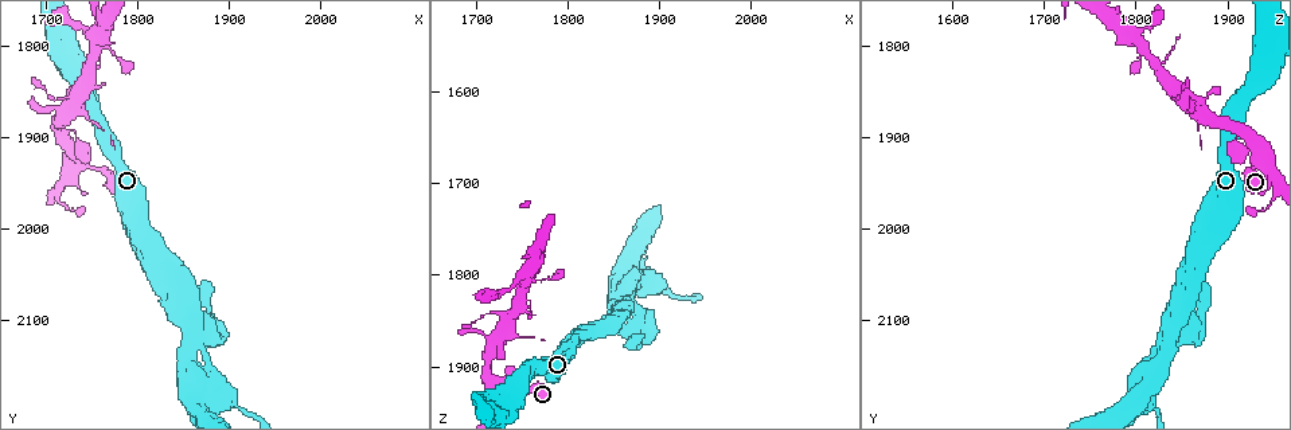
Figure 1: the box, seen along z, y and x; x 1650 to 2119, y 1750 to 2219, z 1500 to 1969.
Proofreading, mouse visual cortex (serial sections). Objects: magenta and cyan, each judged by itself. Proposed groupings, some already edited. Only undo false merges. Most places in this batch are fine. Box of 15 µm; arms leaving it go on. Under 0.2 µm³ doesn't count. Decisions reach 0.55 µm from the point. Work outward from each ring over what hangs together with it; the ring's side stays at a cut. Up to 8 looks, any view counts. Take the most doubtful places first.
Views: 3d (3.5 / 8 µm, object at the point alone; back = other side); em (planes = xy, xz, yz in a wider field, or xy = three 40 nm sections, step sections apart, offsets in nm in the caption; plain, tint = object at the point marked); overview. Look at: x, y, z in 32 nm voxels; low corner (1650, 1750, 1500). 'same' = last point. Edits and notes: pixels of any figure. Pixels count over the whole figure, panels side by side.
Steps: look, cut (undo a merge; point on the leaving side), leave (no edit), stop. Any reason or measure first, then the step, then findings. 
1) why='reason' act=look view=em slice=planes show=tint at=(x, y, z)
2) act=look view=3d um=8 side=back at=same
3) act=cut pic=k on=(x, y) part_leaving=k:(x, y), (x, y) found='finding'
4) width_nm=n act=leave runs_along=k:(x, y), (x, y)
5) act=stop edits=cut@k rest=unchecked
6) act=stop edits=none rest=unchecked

why='narrows sharply' act=look view=3d um=3.5 at=(1745, 1930, 1935)

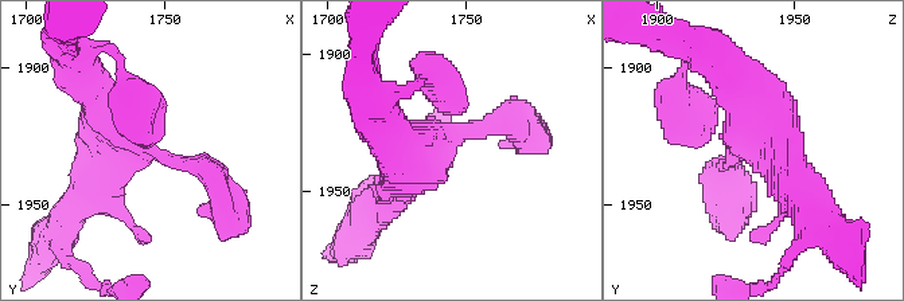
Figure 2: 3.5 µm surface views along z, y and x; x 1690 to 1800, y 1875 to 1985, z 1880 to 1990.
act=look view=em slice=xy step=3 show=tint at=(1743, 1928, 1931)

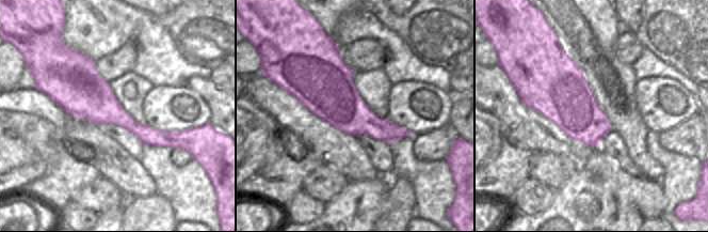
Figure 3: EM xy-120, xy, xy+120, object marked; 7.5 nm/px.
act=leave runs_along=2:(217, 182), (143, 148), (85, 78) found='continuous, no second cell'

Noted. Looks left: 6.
why='abrupt turn' act=look view=3d um=3.5 at=(1755, 1795, 1800)

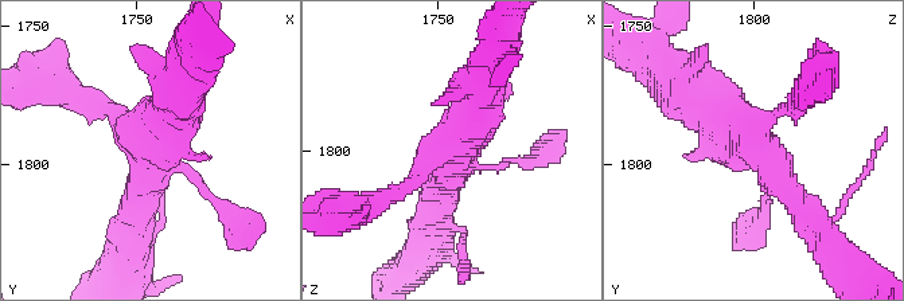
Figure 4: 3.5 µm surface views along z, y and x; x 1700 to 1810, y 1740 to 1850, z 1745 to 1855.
act=look view=em slice=xy step=5 show=plain at=(1756, 1792, 1801)

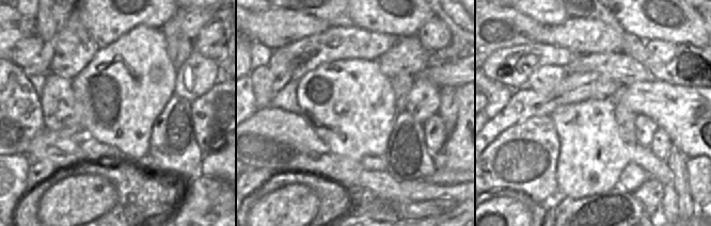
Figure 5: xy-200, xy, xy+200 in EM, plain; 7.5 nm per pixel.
why='where the object lies' act=look view=em slice=xy step=5 show=tint at=same

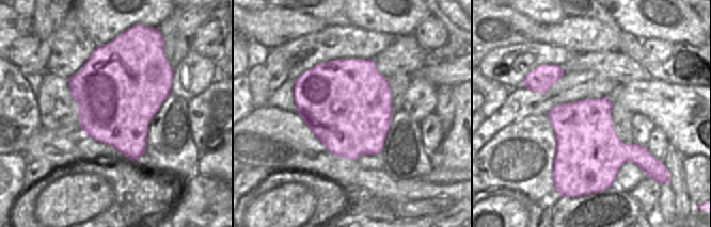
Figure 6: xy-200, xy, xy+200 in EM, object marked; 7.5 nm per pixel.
act=leave runs_along=4:(810, 218), (731, 118), (689, 94) found='one cell here'

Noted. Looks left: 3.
why='two arms in line, one across' act=look view=3d um=8 at=(1860, 2110, 1840)

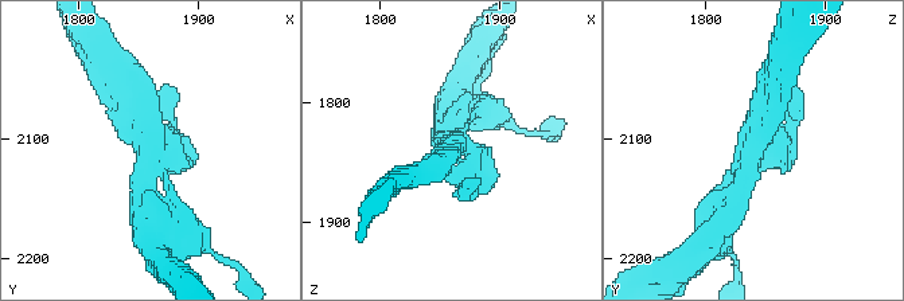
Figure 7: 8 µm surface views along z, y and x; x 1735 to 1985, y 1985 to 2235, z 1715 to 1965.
act=look view=3d um=3.5 side=back at=(1860, 2106, 1840)

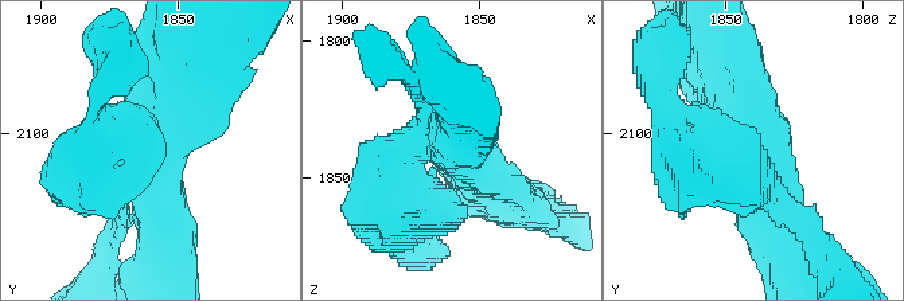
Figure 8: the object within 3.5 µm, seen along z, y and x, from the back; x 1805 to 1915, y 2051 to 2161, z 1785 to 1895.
act=leave runs_along=8:(727, 73), (751, 113), (775, 233) found='continuous, no second cell'

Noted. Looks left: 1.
act=stop edits=none rest=unchecked

